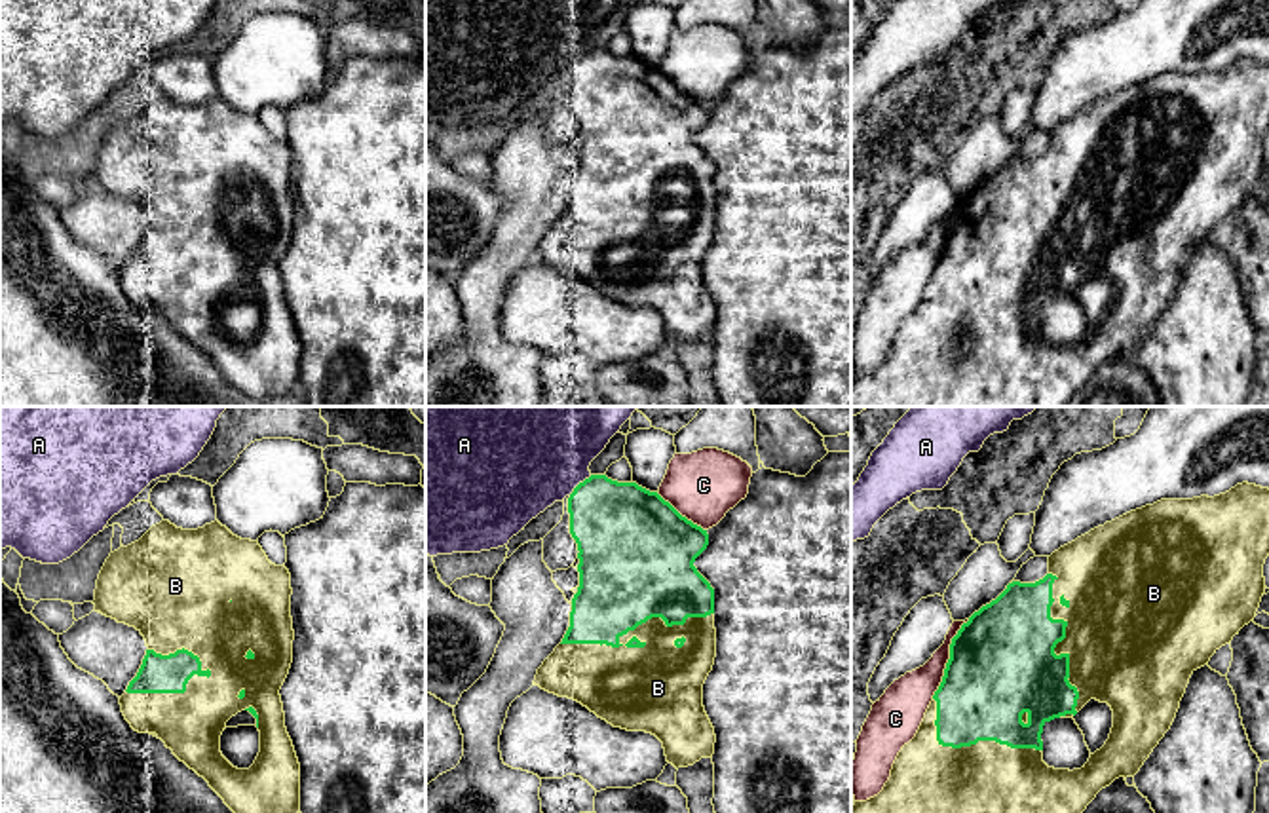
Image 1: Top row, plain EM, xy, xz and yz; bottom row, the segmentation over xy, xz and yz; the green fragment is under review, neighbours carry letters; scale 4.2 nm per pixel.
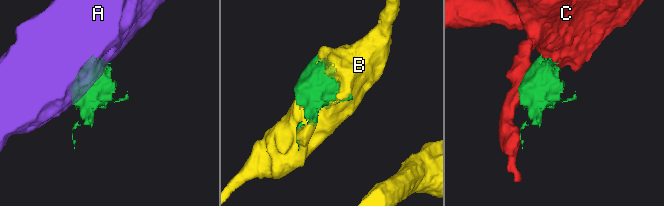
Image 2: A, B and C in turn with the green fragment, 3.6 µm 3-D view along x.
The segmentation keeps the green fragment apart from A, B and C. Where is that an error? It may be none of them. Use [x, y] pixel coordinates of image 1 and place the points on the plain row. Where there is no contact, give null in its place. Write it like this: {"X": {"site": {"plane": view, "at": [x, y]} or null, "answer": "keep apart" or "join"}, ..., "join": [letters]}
{"A": {"site": {"plane": "xz", "at": [580, 57]}, "answer": "keep apart"}, "B": {"site": {"plane": "xz", "at": [633, 204]}, "answer": "join"}, "C": {"site": {"plane": "yz", "at": [950, 232]}, "answer": "keep apart"}, "join": ["B"]}

